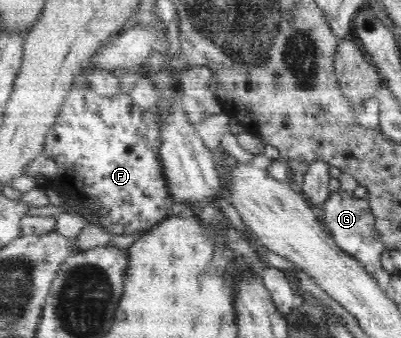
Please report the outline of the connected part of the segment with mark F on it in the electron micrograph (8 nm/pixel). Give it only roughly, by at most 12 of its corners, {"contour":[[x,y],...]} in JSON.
{"contour":[[76,84],[26,168],[114,235],[168,217],[153,111]]}

